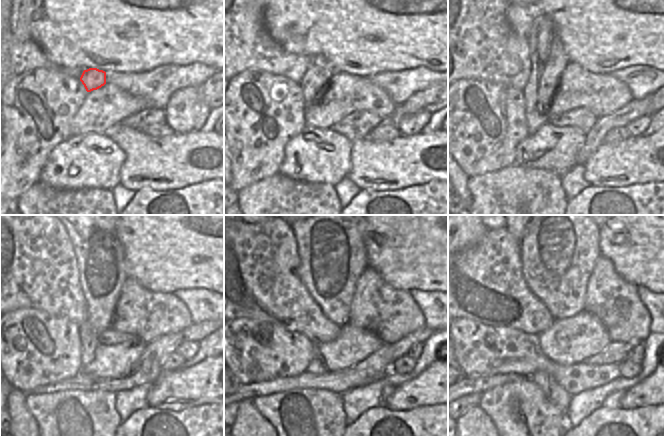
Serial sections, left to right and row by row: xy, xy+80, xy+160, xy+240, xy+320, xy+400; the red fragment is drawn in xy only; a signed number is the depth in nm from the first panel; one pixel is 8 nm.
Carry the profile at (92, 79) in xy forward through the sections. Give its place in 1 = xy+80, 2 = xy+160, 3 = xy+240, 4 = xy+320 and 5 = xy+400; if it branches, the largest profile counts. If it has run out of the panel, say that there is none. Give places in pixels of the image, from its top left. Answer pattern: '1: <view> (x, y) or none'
1: xy+80 (320, 71)
2: xy+160 (547, 58)
3: xy+240 (99, 252)
4: xy+320 (331, 250)
5: xy+400 (559, 253)

